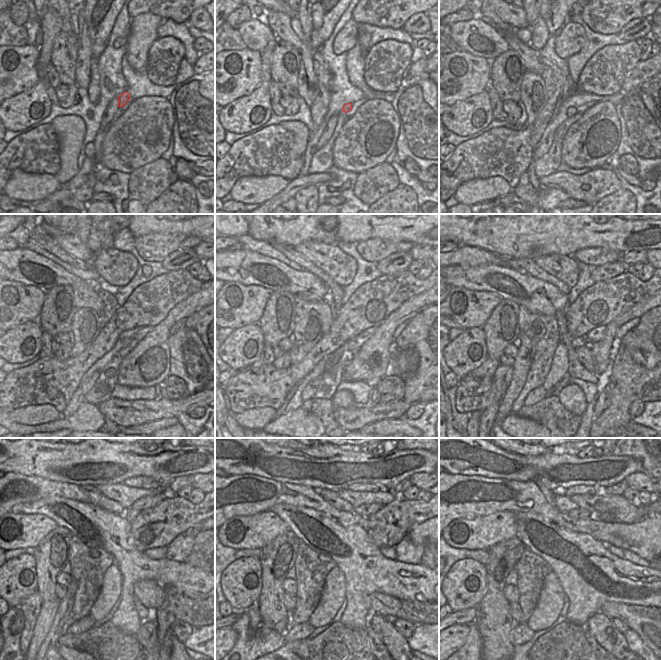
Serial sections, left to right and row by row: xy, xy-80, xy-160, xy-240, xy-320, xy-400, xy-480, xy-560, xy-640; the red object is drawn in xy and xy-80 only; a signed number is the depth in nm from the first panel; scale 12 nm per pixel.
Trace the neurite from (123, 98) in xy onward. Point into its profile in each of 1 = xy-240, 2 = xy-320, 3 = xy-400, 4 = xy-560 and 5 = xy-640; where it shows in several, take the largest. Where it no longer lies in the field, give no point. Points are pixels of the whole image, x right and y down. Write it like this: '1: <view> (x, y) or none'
1: xy-240 (125, 341)
2: xy-320 (352, 347)
3: xy-400 (585, 354)
4: xy-560 (385, 605)
5: xy-640 (642, 626)

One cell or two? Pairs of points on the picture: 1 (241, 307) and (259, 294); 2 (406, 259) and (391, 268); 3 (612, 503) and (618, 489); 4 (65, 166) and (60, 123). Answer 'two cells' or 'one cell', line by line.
1: one cell
2: one cell
3: two cells
4: one cell

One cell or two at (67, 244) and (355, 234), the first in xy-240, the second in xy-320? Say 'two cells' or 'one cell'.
two cells

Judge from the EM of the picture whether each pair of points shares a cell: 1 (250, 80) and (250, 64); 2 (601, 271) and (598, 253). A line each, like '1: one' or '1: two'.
1: one
2: two

